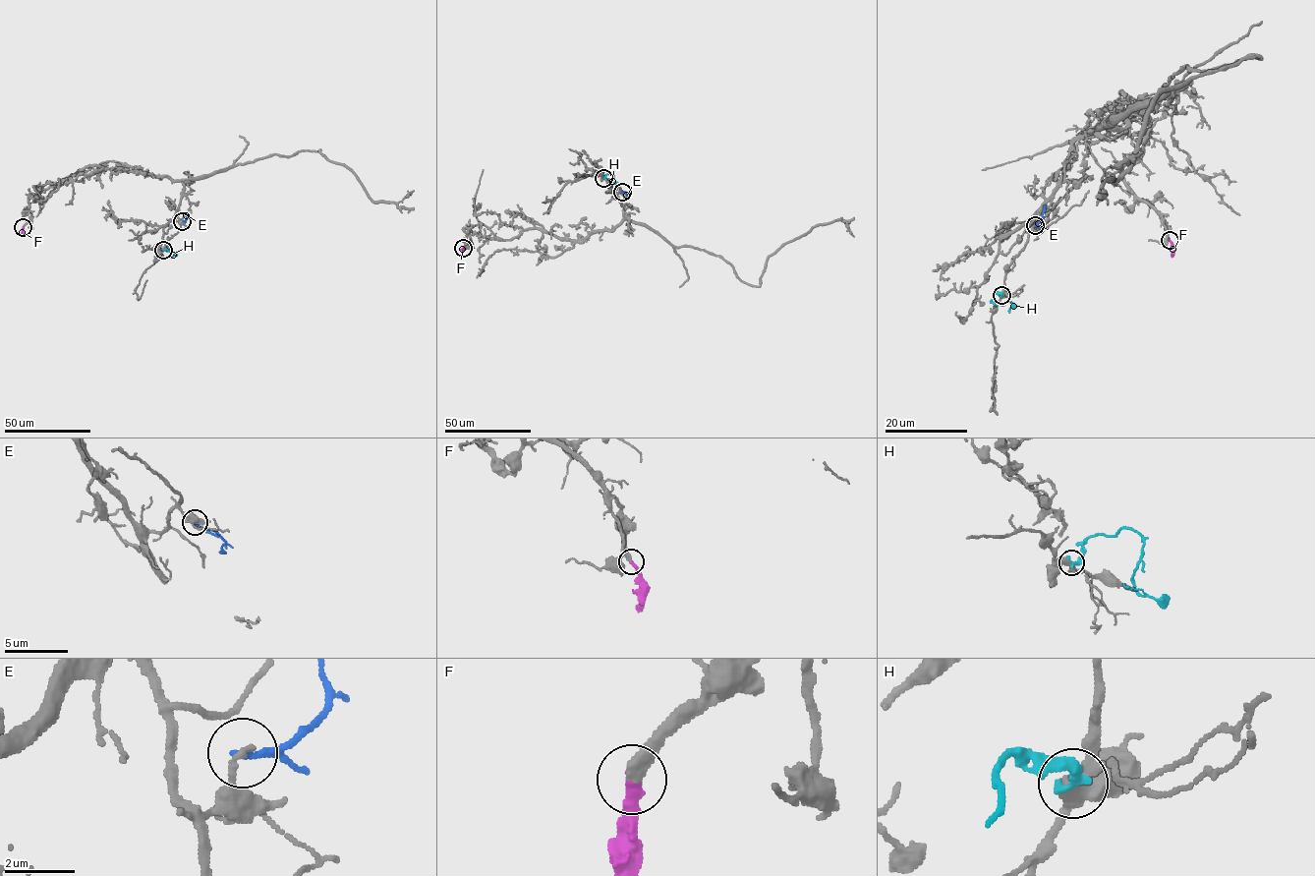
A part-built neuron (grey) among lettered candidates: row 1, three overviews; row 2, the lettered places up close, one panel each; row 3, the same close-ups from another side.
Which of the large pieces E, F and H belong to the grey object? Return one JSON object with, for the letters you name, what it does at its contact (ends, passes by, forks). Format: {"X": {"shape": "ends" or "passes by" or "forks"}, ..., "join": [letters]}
{"F": {"shape": "ends"}, "join": ["F"]}

